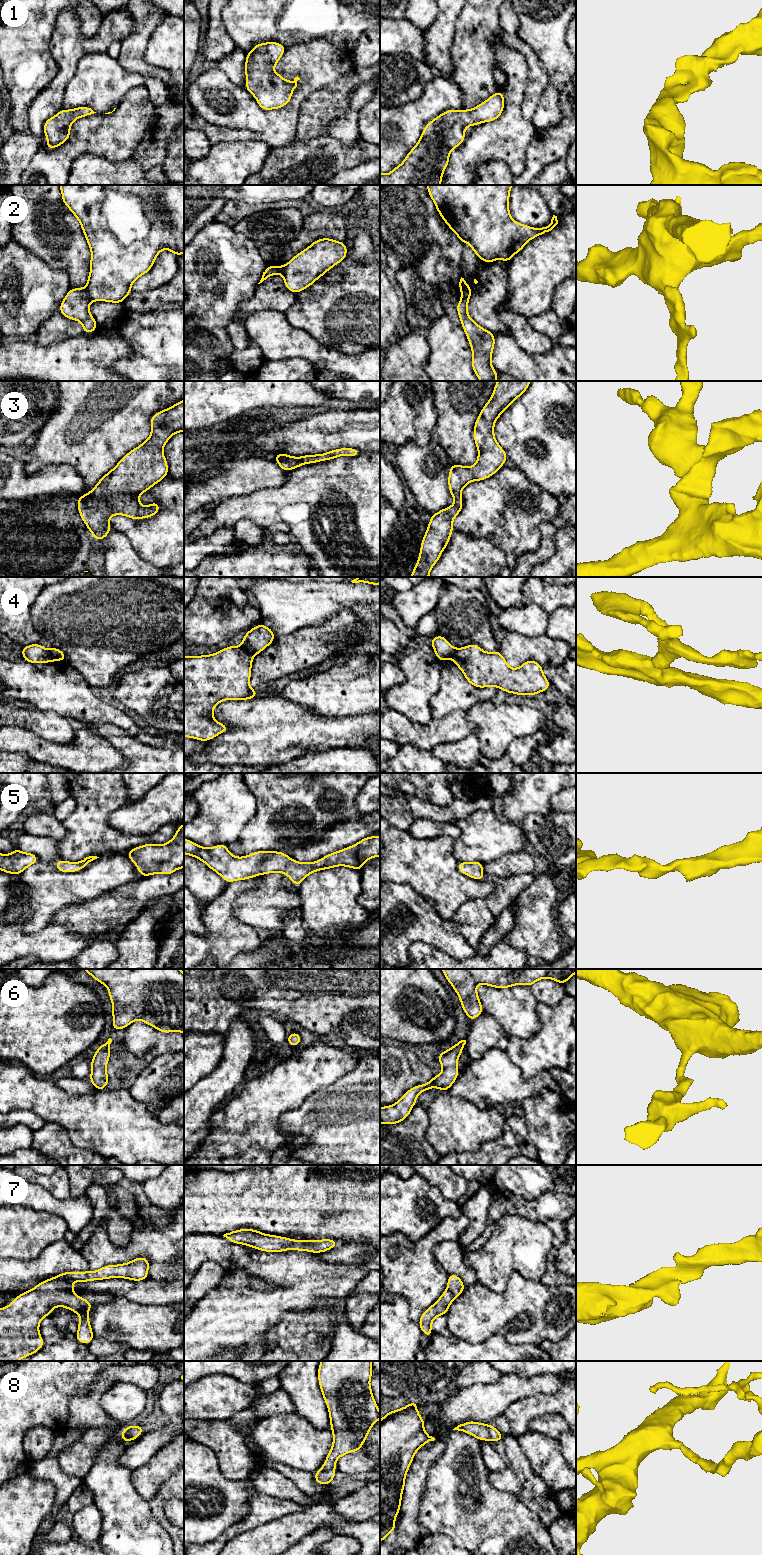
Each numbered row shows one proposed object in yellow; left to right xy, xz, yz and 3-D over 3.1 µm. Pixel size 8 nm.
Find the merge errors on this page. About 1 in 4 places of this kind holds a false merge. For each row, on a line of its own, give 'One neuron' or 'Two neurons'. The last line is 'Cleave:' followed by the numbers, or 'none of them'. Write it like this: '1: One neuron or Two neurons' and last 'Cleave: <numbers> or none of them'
1: One neuron
2: Two neurons
3: One neuron
4: Two neurons
5: One neuron
6: One neuron
7: One neuron
8: One neuron
Cleave: 2, 4

